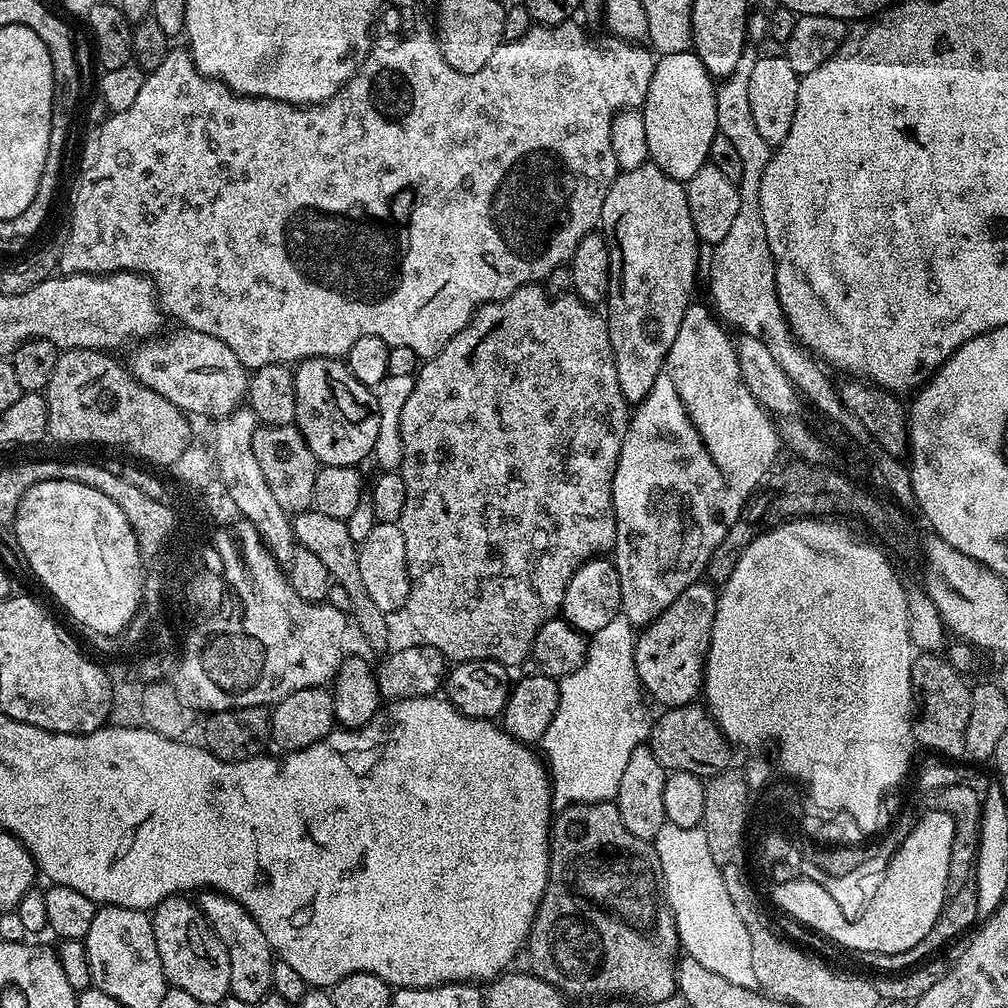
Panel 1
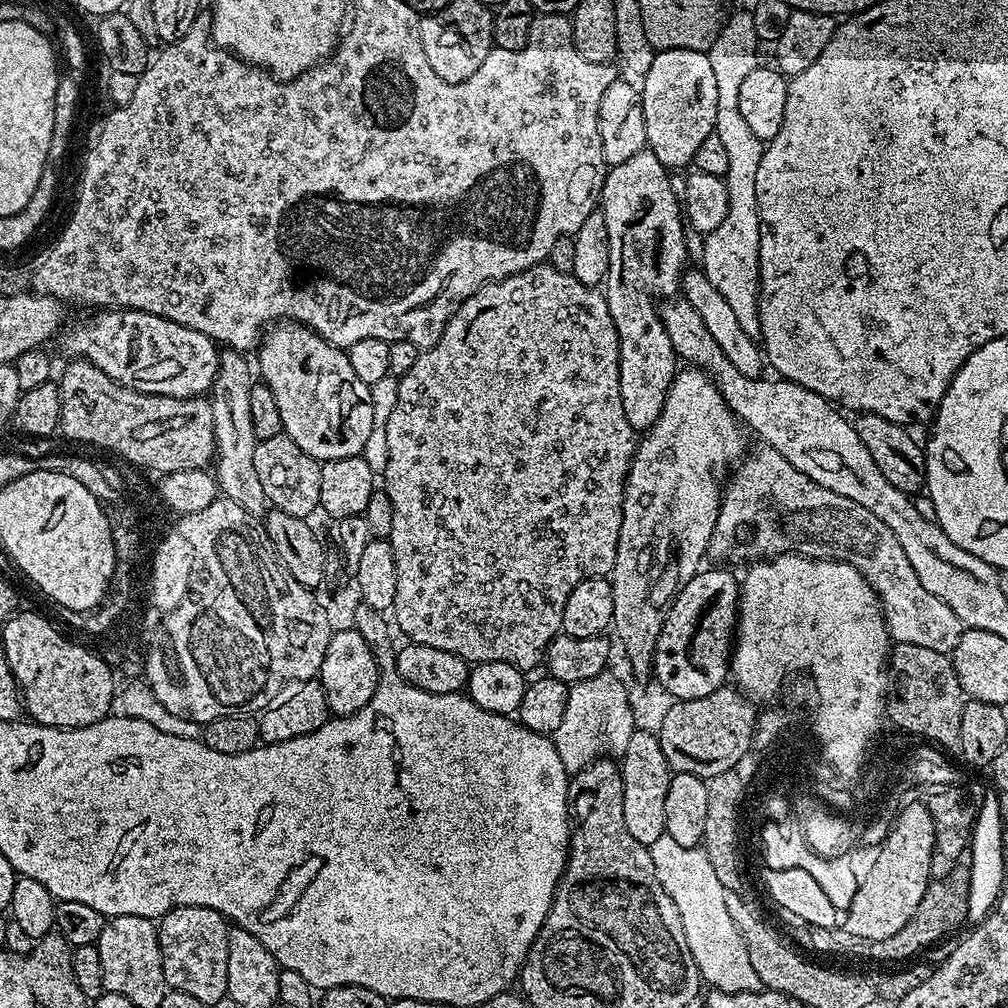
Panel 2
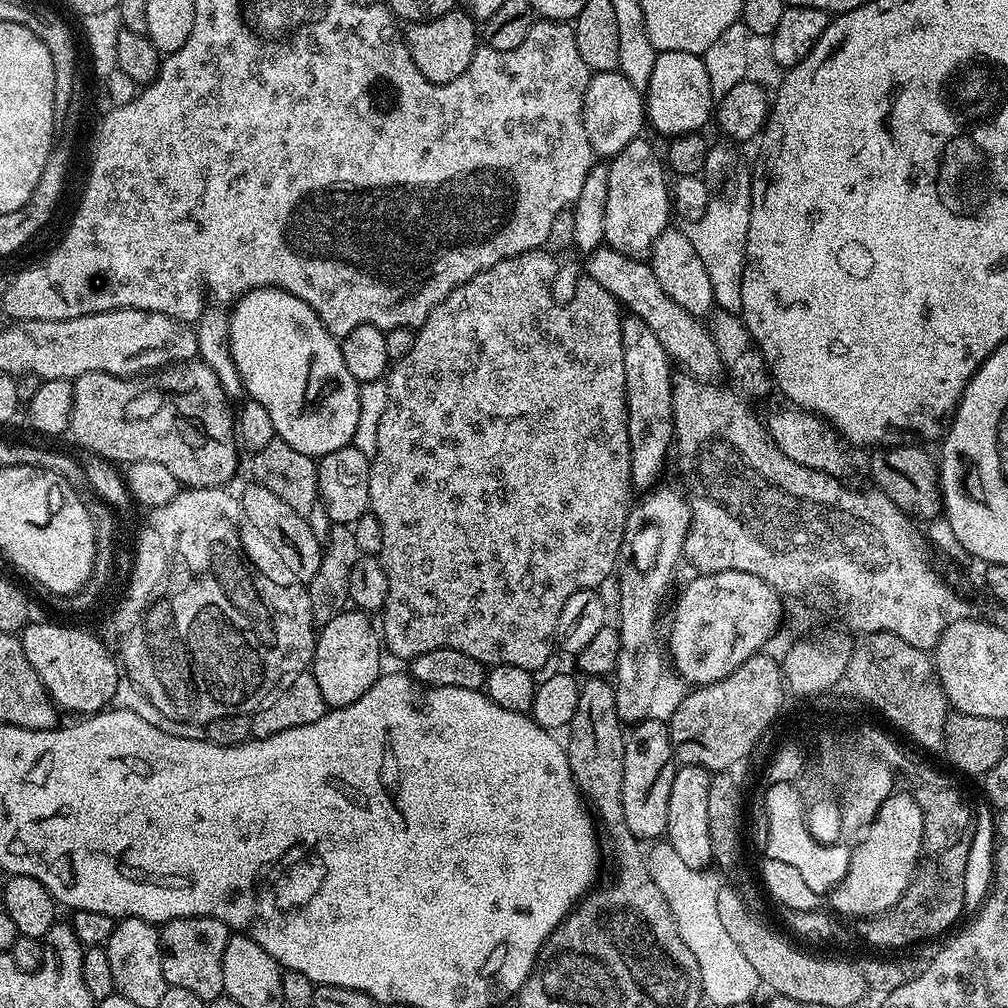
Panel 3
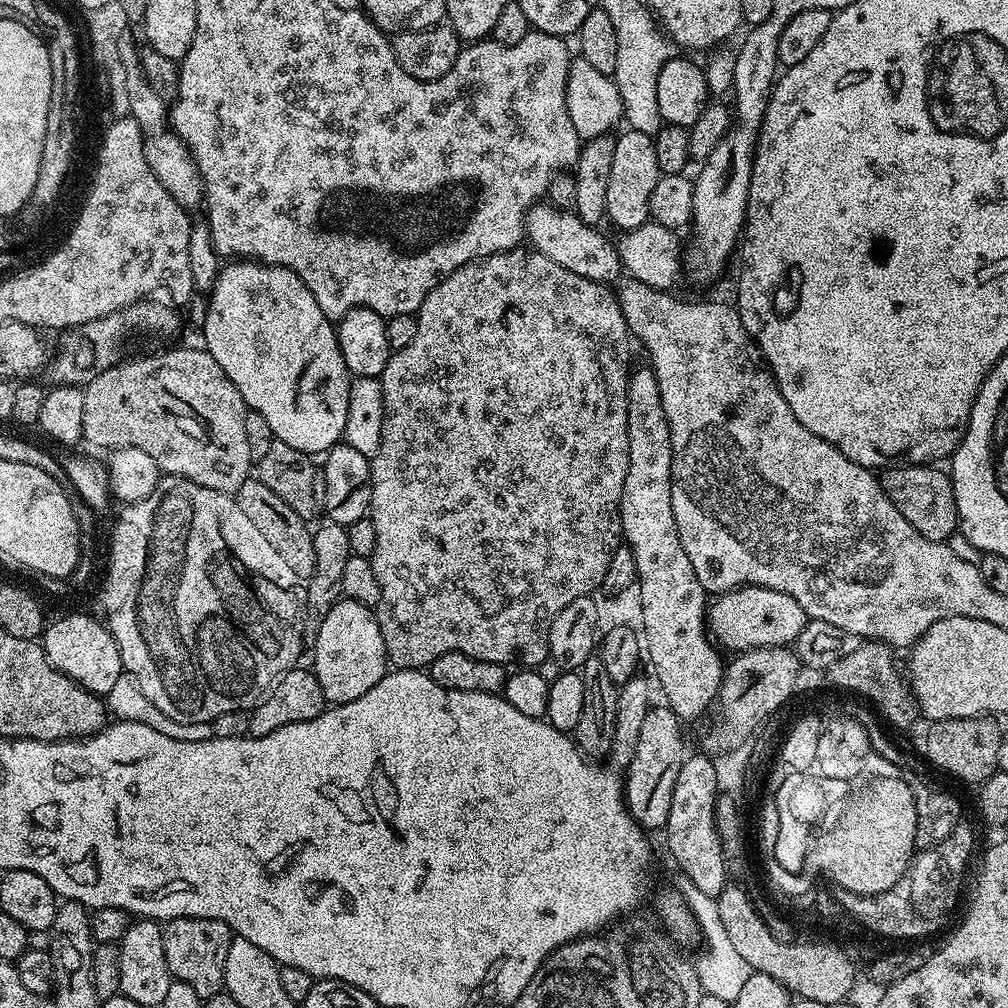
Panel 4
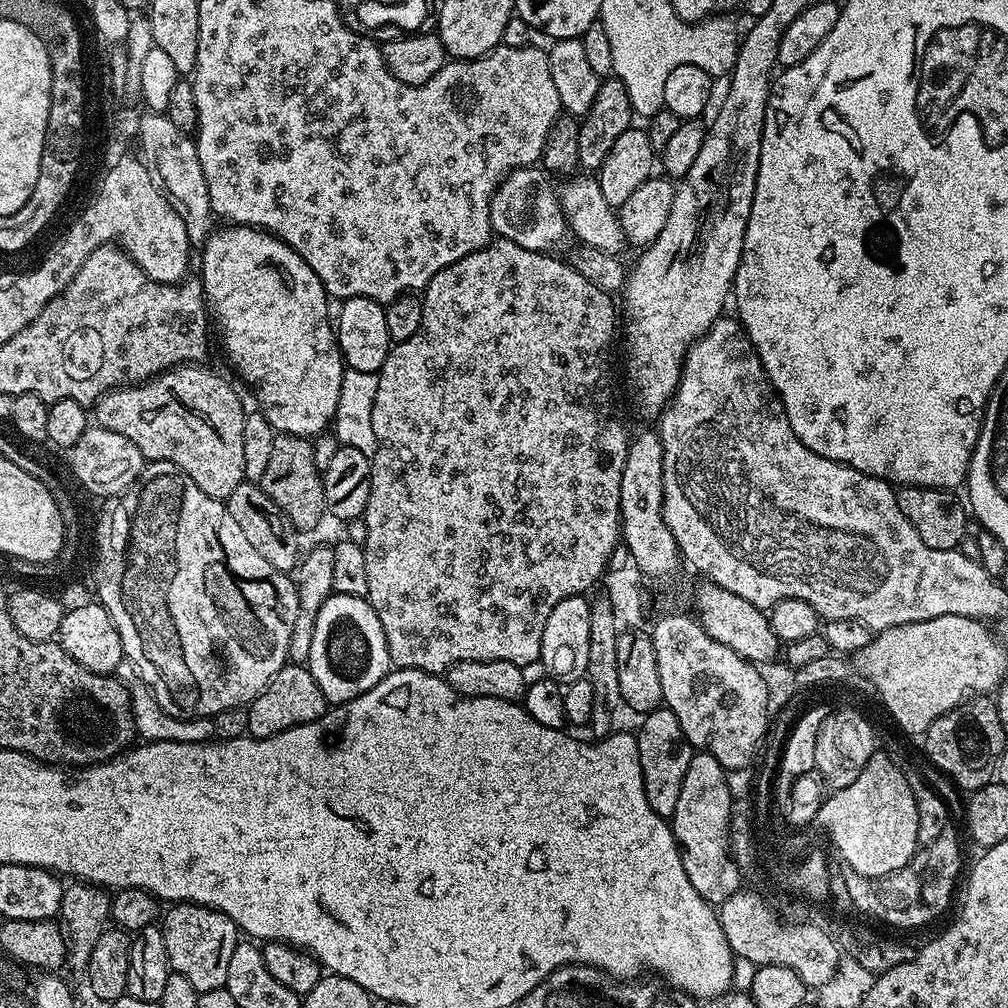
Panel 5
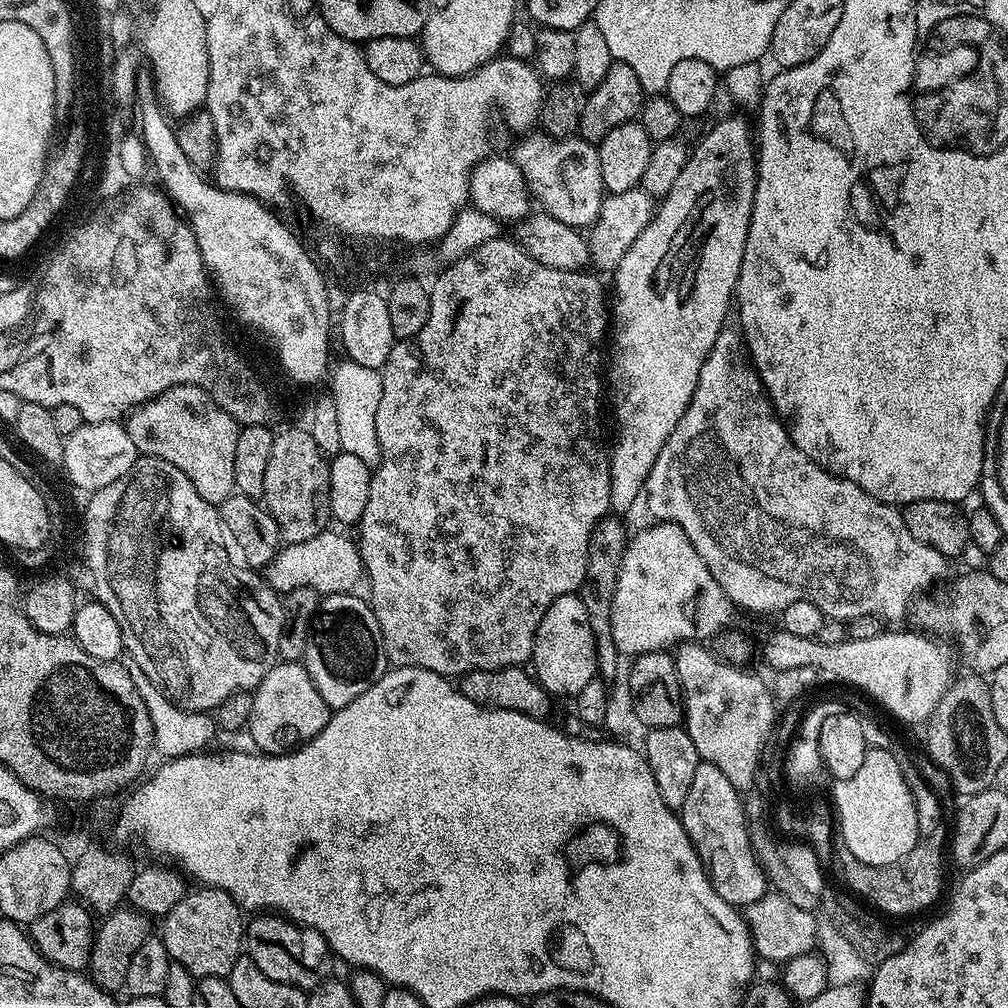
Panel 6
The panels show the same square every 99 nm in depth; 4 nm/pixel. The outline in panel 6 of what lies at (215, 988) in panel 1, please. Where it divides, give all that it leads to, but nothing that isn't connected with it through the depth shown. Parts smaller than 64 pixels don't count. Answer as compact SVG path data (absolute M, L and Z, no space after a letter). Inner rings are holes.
M203 886L195 889L197 892L189 891L179 902L168 911L168 915L163 917L164 932L162 939L168 956L175 963L183 966L194 978L202 976L223 976L227 977L229 970L234 966L234 962L242 954L242 941L246 936L246 924L242 917L242 910L234 902L230 894L226 894L217 888L206 888Z

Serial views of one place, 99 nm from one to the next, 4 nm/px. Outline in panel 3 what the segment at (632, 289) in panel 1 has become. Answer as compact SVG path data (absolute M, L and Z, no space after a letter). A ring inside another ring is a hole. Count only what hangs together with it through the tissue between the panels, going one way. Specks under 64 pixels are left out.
M645 138L630 142L608 164L610 190L606 190L606 234L604 244L633 258L647 253L652 243L670 226L670 180L664 177L666 164ZM628 314L621 319L622 330L622 362L626 362L626 406L628 407L628 437L630 438L630 474L632 486L636 490L651 490L661 483L660 471L664 463L669 463L670 449L674 444L676 427L672 421L672 376L673 361L666 354L662 342L658 342L658 334L646 326L637 316Z

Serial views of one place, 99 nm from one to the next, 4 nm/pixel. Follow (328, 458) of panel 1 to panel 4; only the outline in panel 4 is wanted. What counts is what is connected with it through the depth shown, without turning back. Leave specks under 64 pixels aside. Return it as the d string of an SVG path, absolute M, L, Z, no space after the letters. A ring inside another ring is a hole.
M236 258L225 263L219 269L213 290L206 301L208 301L208 309L204 312L203 347L214 358L214 362L218 362L218 366L222 366L226 378L230 378L230 382L234 382L234 386L238 386L238 394L242 394L245 405L251 411L262 414L262 418L266 418L273 437L281 444L294 446L294 450L302 450L309 454L327 453L329 448L341 443L346 430L346 409L350 407L352 380L346 362L342 358L342 350L338 346L333 321L328 320L326 314L322 314L322 306L318 306L318 302L314 302L314 294L308 289L306 282L302 282L302 278L298 278L298 274L294 274L294 270L284 268L281 264L266 264L258 260Z

